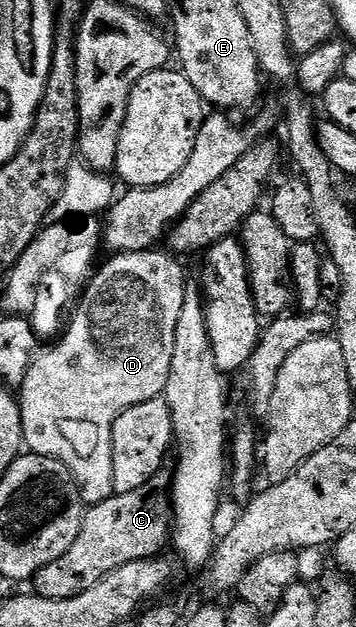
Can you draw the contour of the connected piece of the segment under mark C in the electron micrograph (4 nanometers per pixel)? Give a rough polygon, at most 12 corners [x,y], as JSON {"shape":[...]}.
{"shape":[[156,475],[83,514],[73,547],[33,579],[63,599],[162,554],[173,533]]}

